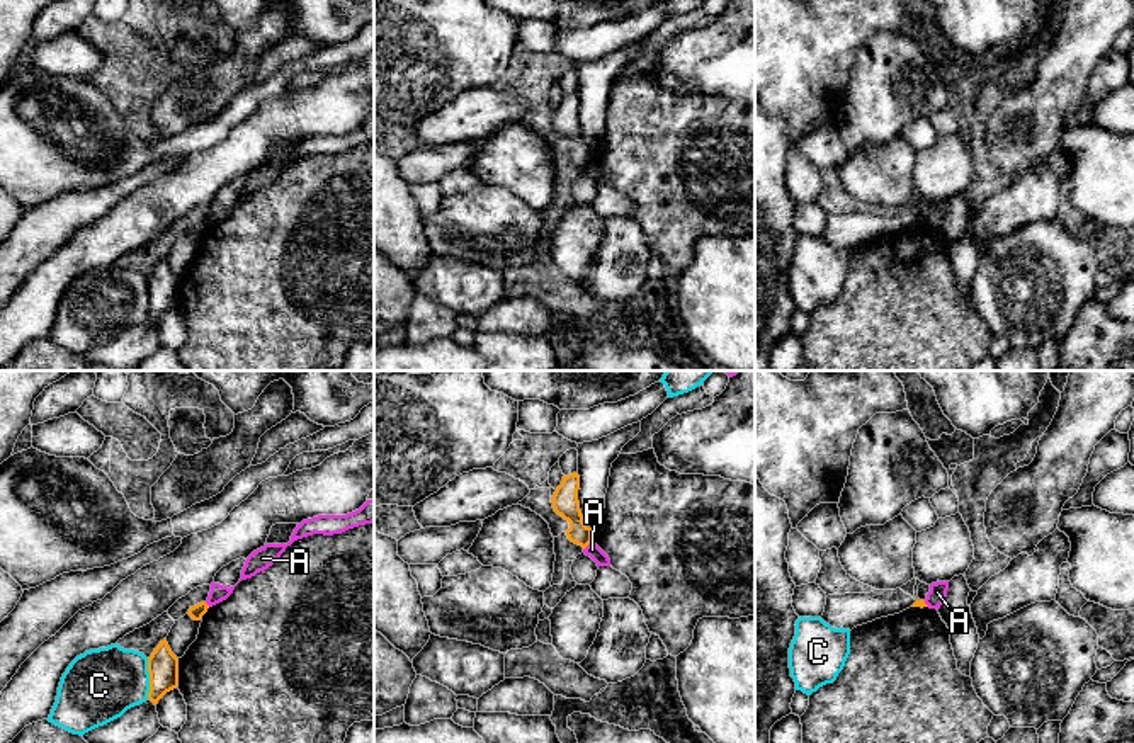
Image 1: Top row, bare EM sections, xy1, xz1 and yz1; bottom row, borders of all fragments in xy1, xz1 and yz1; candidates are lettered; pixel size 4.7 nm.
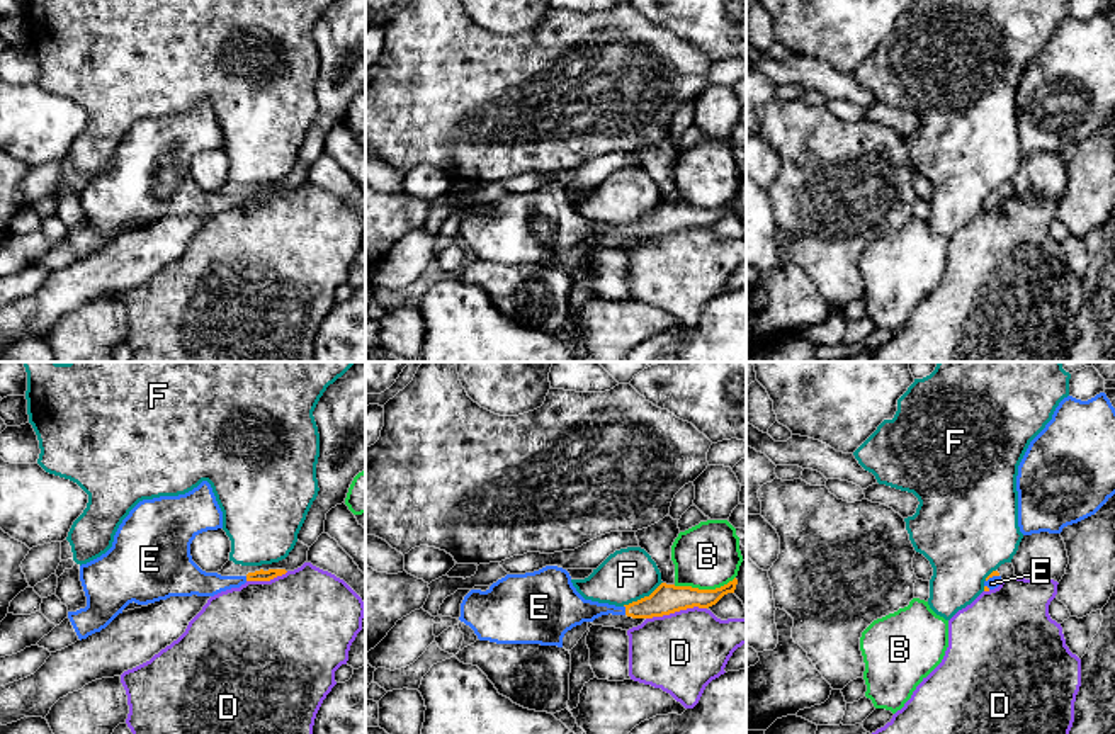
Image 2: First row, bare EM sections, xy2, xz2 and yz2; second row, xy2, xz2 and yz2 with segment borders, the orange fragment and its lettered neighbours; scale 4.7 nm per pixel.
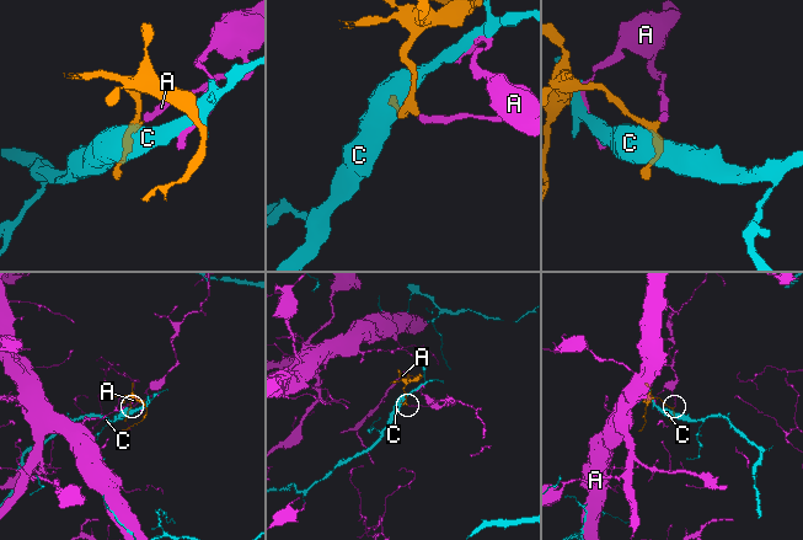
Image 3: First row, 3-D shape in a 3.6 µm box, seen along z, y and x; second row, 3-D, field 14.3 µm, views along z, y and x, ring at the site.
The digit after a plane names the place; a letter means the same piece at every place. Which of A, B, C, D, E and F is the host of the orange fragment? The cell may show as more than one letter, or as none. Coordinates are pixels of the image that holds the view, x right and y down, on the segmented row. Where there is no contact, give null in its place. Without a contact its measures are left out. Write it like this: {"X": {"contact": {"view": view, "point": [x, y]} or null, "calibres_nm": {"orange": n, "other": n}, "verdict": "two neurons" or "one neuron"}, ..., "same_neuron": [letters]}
{"A": {"contact": {"view": "xz1", "point": [587, 544]}, "calibres_nm": {"orange": 130, "other": 70}, "verdict": "two neurons"}, "B": {"contact": {"view": "xz2", "point": [704, 590]}, "calibres_nm": {"orange": 140, "other": 320}, "verdict": "two neurons"}, "C": {"contact": {"view": "xy1", "point": [150, 679]}, "calibres_nm": {"orange": 140, "other": 340}, "verdict": "two neurons"}, "D": {"contact": {"view": "xz2", "point": [675, 610]}, "calibres_nm": {"orange": 140, "other": 380}, "verdict": "two neurons"}, "E": {"contact": {"view": "xz2", "point": [626, 610]}, "calibres_nm": {"orange": 140, "other": 150}, "verdict": "one neuron"}, "F": {"contact": {"view": "xz2", "point": [641, 598]}, "calibres_nm": {"orange": 140, "other": 260}, "verdict": "two neurons"}, "same_neuron": ["E"]}

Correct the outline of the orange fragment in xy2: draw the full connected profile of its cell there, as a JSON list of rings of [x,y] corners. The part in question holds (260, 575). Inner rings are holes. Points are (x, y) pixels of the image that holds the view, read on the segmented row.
[[[202,481],[178,496],[139,501],[119,525],[112,547],[80,566],[87,607],[68,612],[78,635],[105,629],[129,603],[148,605],[170,596],[214,596],[246,581],[270,581],[286,569],[221,576],[202,571],[190,556],[192,540],[223,528],[212,488]]]

